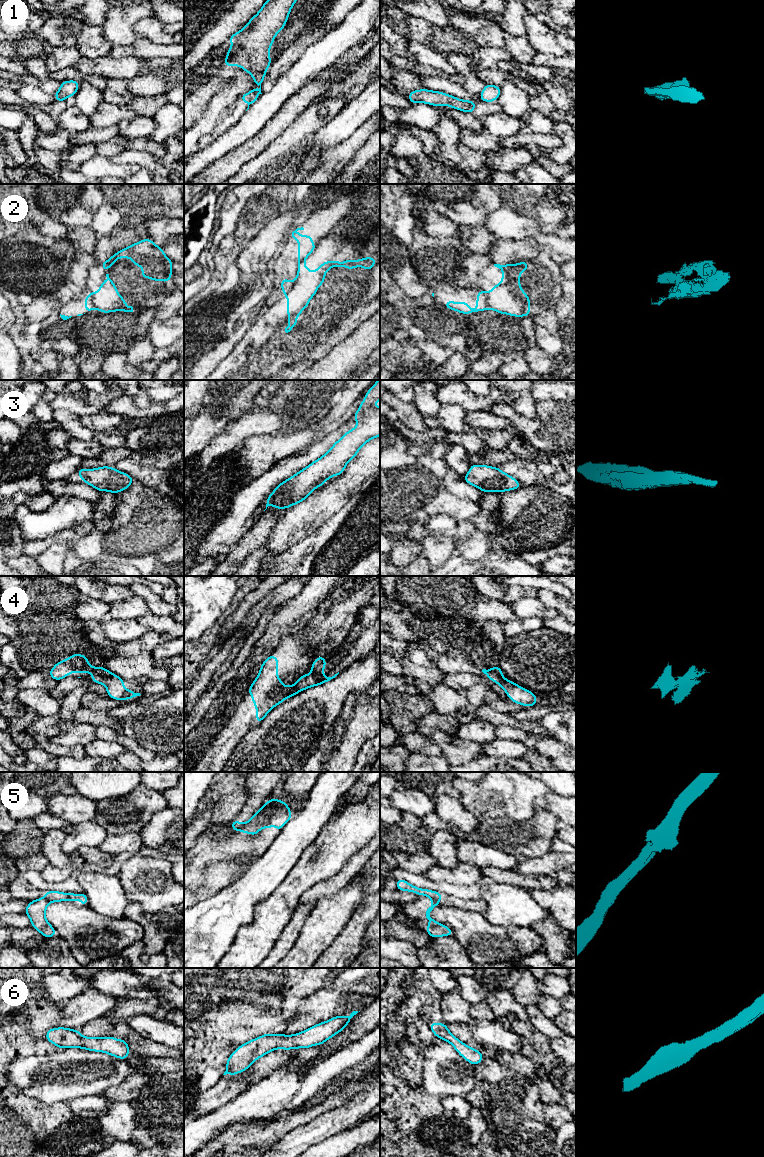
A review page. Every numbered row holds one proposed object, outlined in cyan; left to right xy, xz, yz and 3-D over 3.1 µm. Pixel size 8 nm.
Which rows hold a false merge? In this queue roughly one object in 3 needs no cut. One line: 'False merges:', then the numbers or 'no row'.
False merges: 1, 2, 4, 5

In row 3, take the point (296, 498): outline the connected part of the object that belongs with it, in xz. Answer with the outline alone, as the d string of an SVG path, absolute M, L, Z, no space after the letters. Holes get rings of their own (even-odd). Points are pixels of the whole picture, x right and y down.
M380 380L367 391L364 400L353 416L353 420L358 421L357 426L347 431L322 457L280 483L268 496L266 509L270 505L273 505L277 510L281 508L288 509L292 505L304 501L313 490L322 486L332 476L341 475L347 463L356 457L361 447L369 440L377 438L380 435L380 407L375 407L375 403L379 399Z

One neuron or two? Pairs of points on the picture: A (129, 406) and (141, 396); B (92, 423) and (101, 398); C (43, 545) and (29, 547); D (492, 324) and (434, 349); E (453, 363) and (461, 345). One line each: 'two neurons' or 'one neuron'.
A: two neurons
B: two neurons
C: one neuron
D: two neurons
E: two neurons

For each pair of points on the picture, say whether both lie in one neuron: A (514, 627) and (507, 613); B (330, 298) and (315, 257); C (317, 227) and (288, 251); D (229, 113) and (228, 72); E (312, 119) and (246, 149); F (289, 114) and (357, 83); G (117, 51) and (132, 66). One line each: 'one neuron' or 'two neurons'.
A: two neurons
B: one neuron
C: one neuron
D: two neurons
E: two neurons
F: two neurons
G: two neurons

